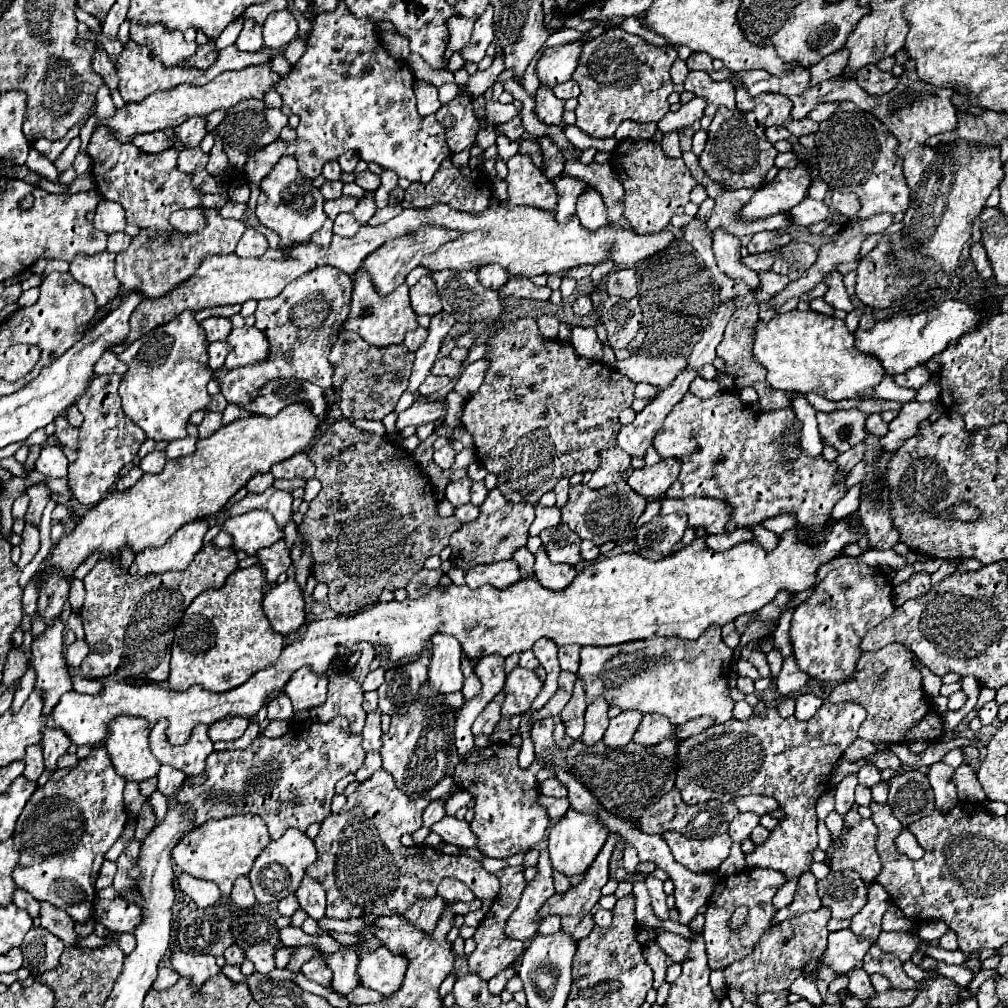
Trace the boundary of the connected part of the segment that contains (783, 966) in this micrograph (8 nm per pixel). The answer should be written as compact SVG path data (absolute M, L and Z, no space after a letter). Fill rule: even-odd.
M820 907L818 911L802 913L800 917L786 919L770 929L762 941L758 941L756 949L744 957L742 961L734 961L732 965L726 967L724 977L728 987L740 987L744 989L746 997L754 1001L758 993L772 991L778 993L782 989L788 989L796 977L802 973L810 973L818 965L818 953L822 953L826 945L826 923L830 921L830 909Z

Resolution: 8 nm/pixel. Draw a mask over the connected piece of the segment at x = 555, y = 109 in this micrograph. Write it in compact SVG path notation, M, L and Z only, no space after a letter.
M538 89L536 93L536 115L542 123L546 125L556 125L556 127L564 127L564 101L554 99L552 89Z

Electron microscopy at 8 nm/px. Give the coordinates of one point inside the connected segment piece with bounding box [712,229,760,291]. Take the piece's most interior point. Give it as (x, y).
(726, 247)

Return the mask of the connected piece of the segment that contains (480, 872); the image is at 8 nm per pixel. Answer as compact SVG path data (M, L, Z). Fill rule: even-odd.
M380 769L370 779L366 779L346 801L340 813L332 813L322 821L322 829L314 839L318 849L318 861L306 869L306 875L320 883L326 893L326 917L352 919L352 917L382 917L382 915L402 915L408 911L416 899L434 899L436 887L444 877L460 877L464 885L472 889L476 899L494 899L500 891L500 881L496 875L488 873L482 863L464 855L438 853L434 847L404 847L400 837L404 833L414 833L422 827L422 811L428 805L424 797L410 799L396 789L394 777Z

